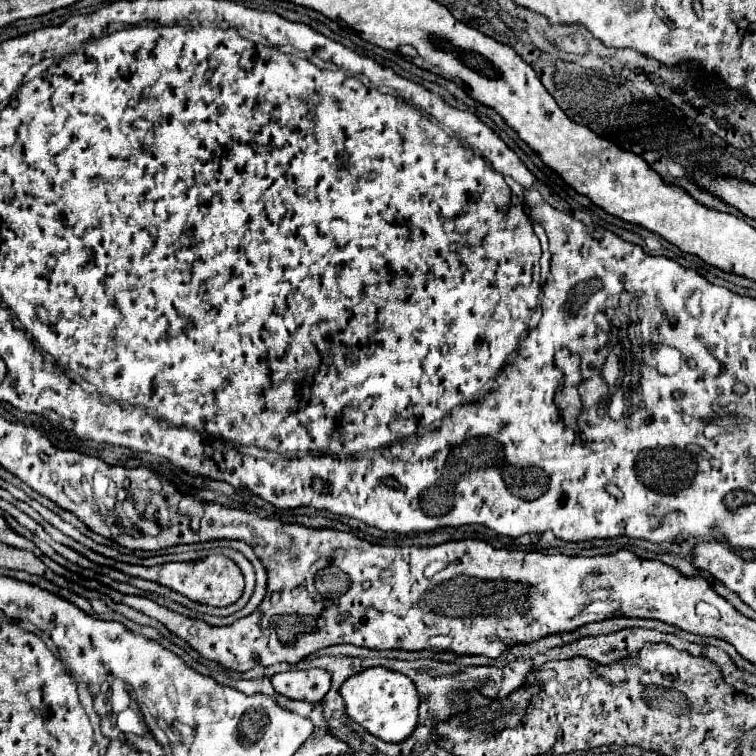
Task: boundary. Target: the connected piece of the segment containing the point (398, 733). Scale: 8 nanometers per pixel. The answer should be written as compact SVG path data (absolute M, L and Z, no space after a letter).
M370 667L344 681L340 695L346 701L346 713L368 733L382 741L402 743L414 733L418 725L418 689L414 681L402 673L384 667Z

